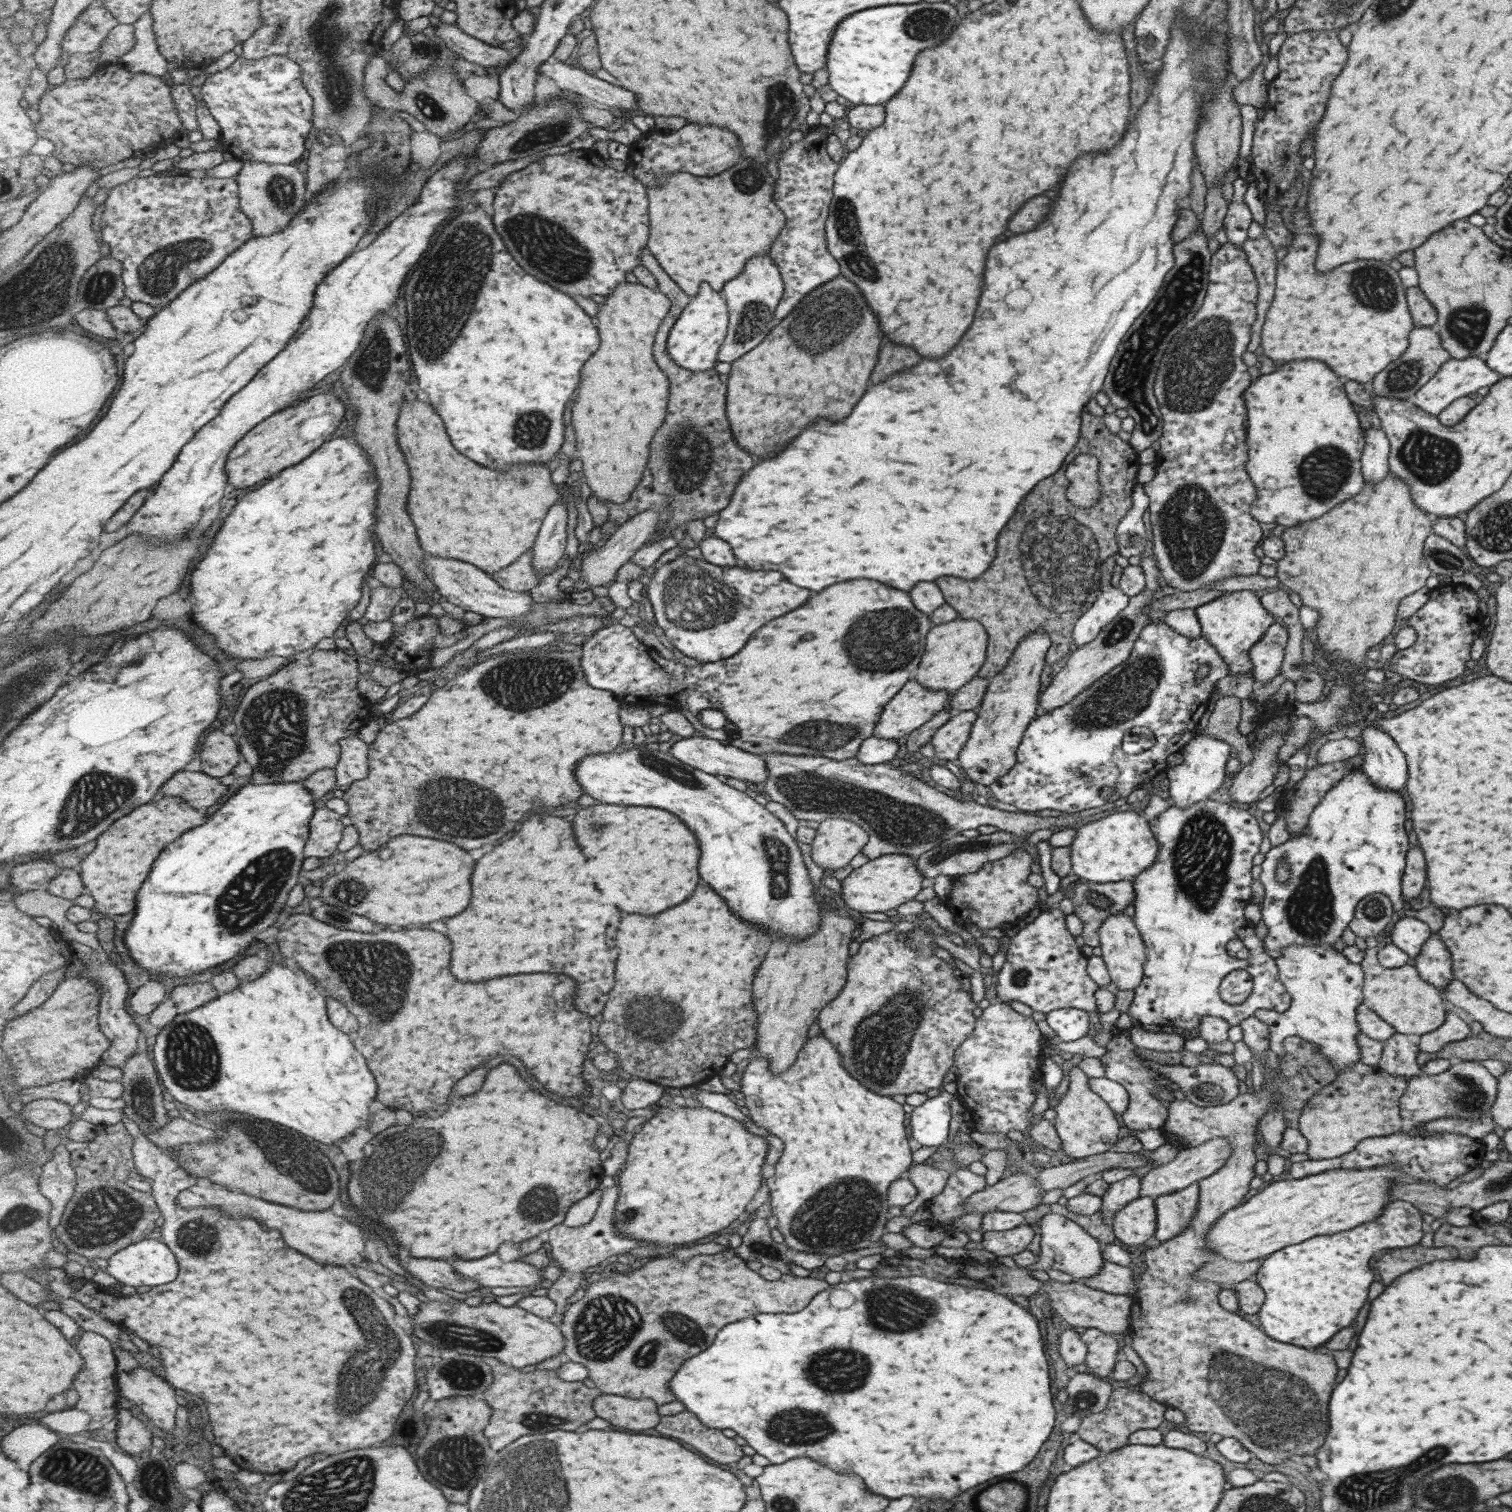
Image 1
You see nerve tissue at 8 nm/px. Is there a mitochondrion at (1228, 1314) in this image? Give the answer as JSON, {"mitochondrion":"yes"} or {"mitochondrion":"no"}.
{"mitochondrion":"no"}

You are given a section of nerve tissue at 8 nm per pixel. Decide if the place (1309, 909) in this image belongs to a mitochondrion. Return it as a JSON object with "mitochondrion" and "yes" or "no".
{"mitochondrion":"yes"}

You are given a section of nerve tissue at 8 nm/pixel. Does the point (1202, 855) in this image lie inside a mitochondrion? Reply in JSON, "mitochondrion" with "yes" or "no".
{"mitochondrion":"yes"}

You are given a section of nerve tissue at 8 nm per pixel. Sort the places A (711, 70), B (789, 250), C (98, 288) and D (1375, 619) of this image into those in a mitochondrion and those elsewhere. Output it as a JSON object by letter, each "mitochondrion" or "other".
{"A":"other","B":"other","C":"mitochondrion","D":"other"}

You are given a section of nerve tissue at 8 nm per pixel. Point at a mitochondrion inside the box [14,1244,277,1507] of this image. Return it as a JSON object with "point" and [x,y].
{"point":[70,1466]}

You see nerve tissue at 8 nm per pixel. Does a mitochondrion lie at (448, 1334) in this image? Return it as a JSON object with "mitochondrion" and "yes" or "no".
{"mitochondrion":"yes"}

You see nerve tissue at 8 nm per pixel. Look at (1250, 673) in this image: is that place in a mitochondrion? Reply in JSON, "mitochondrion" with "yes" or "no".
{"mitochondrion":"no"}

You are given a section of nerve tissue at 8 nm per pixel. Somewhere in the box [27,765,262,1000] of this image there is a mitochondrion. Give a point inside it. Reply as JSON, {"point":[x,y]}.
{"point":[79,816]}

